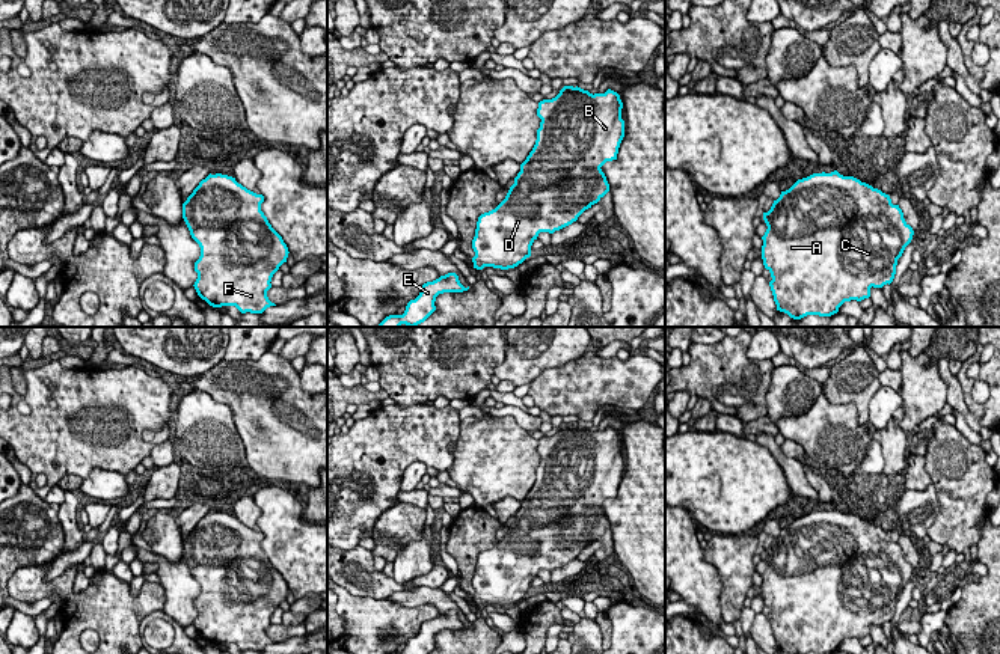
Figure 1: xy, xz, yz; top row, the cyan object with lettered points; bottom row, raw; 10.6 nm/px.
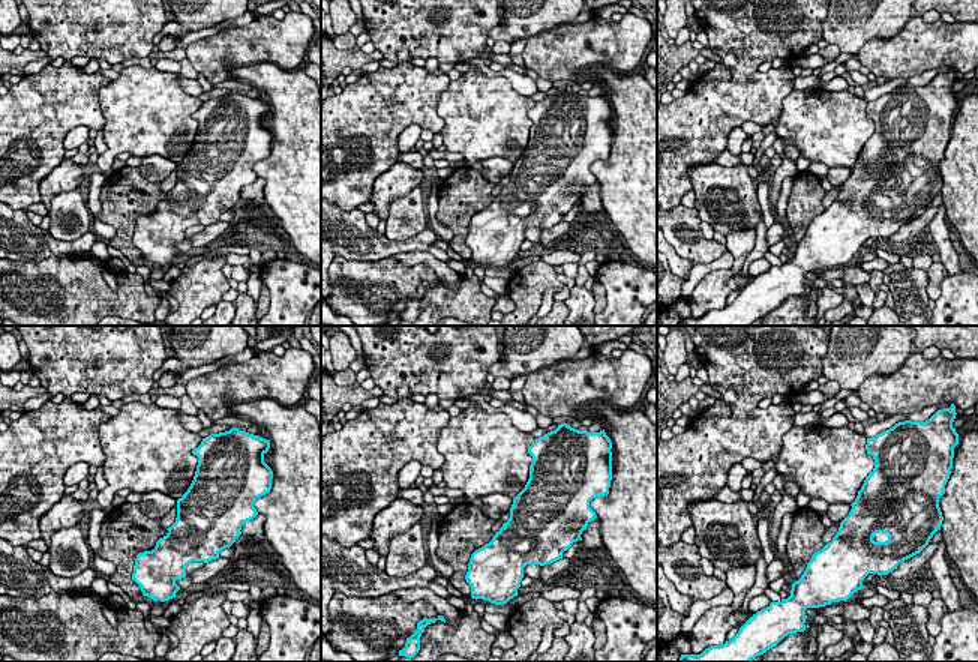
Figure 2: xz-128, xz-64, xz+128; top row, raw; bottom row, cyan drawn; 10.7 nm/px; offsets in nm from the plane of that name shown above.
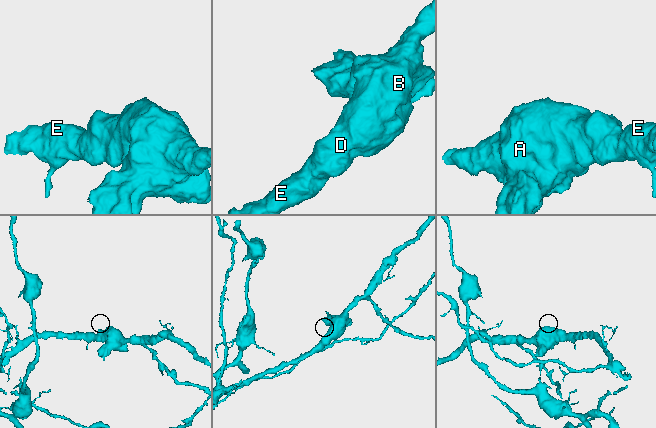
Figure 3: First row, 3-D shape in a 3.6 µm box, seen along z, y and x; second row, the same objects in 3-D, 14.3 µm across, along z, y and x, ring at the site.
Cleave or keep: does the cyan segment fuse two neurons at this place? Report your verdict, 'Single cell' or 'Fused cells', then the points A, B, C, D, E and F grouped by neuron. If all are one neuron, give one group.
Single cell. Groups: A B C D E F

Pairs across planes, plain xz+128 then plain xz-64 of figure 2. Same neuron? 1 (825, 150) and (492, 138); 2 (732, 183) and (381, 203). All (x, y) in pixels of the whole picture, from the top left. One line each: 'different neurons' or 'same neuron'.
1: same neuron
2: same neuron

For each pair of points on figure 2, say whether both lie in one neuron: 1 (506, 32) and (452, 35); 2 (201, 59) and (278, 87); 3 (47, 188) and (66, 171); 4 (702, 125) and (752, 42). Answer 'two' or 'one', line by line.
1: two
2: two
3: one
4: two

